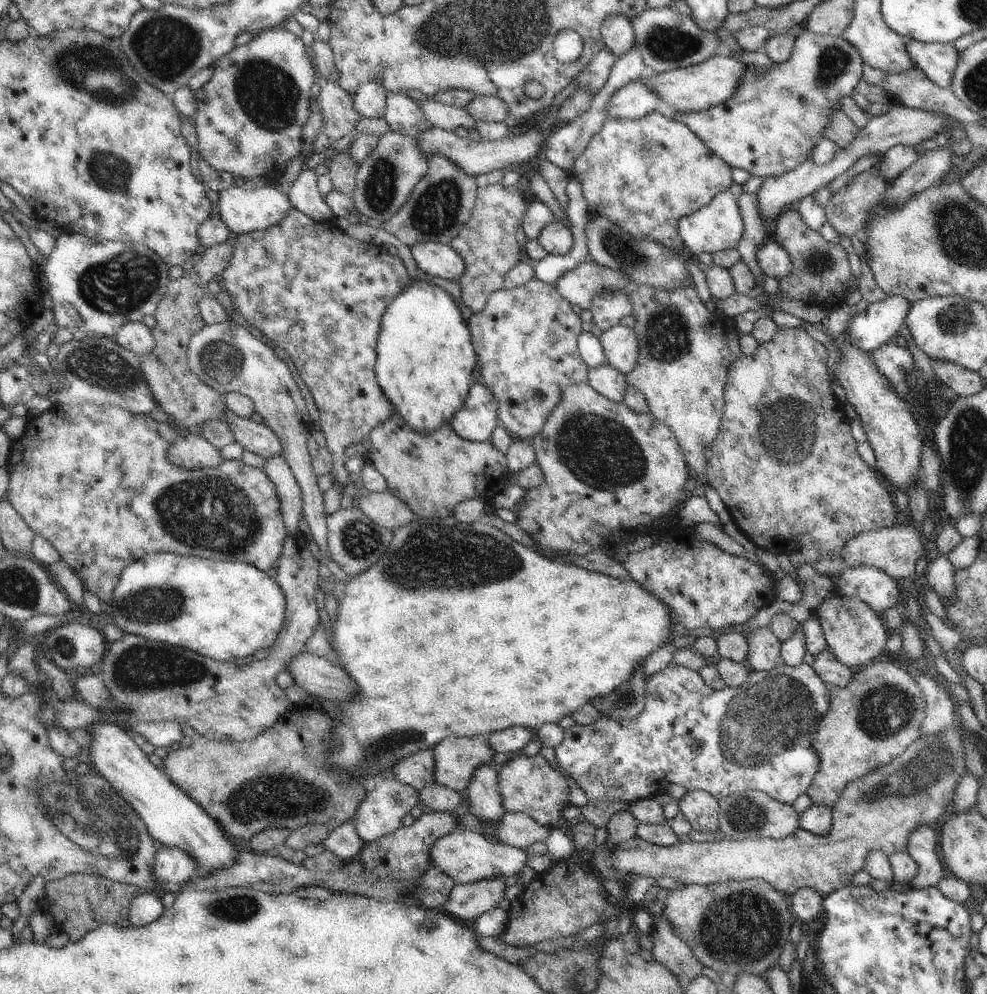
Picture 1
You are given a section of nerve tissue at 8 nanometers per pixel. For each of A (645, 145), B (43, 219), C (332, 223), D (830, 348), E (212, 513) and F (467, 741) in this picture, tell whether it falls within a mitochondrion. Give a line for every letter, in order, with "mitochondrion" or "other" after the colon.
A: mitochondrion
B: other
C: other
D: other
E: mitochondrion
F: other

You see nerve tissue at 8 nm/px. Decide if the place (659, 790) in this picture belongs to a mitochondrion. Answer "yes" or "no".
no

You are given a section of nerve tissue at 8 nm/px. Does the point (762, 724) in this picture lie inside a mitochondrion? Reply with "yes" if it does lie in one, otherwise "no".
yes

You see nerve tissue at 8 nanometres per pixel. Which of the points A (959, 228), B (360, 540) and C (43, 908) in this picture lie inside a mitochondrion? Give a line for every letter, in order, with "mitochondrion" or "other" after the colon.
A: mitochondrion
B: mitochondrion
C: other

